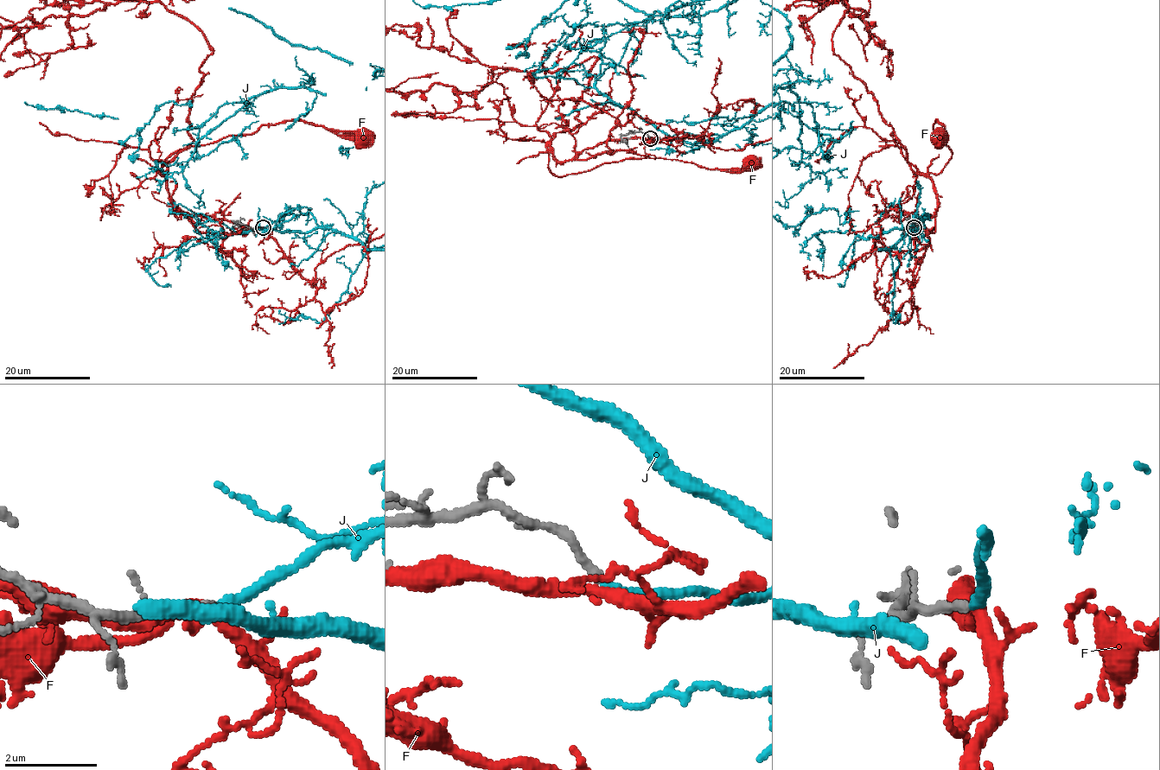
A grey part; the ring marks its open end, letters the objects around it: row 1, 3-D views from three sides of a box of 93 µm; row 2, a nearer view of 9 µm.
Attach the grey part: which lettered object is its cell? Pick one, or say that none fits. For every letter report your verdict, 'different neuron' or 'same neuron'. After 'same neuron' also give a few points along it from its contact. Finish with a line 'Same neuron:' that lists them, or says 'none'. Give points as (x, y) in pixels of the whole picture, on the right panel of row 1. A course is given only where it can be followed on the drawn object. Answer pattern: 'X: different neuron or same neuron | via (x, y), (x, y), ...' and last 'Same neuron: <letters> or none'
F: different neuron
J: same neuron
Same neuron: J

